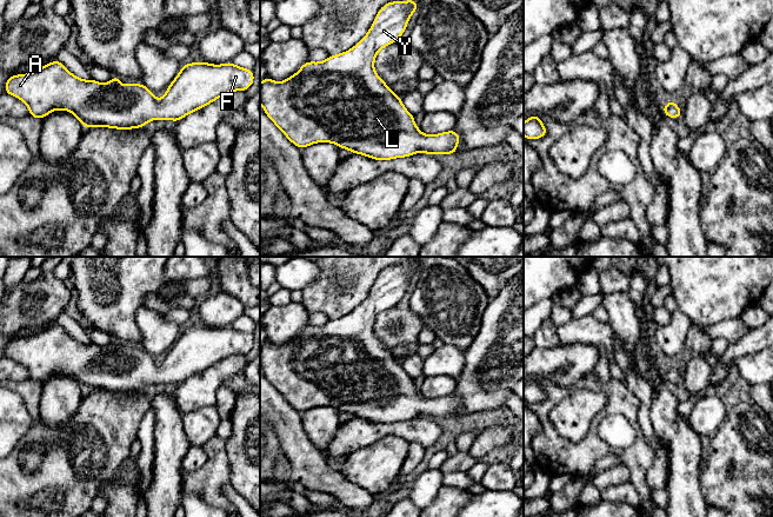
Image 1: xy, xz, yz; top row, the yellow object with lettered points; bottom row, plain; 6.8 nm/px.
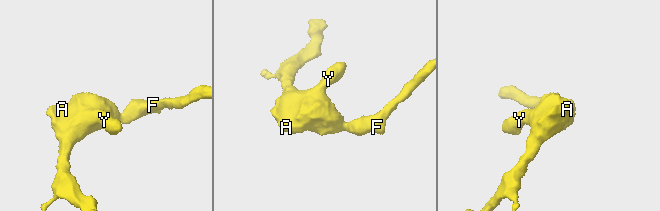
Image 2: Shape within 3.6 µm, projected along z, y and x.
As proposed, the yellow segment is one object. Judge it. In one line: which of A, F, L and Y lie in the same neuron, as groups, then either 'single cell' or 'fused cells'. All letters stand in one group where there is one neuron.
A F L Y; single cell

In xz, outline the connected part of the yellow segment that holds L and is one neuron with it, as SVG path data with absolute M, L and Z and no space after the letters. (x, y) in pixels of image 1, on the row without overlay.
M413 261L387 266L379 273L367 298L351 313L329 319L321 326L306 325L294 339L281 346L266 340L260 346L260 367L266 379L301 413L316 406L333 406L339 412L374 424L407 422L419 416L455 418L460 398L454 393L424 398L401 362L374 333L375 319L399 304L414 276L418 276L418 267Z

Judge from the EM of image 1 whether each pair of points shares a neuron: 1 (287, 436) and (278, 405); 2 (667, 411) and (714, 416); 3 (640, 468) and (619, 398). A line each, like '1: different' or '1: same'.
1: same
2: different
3: same

